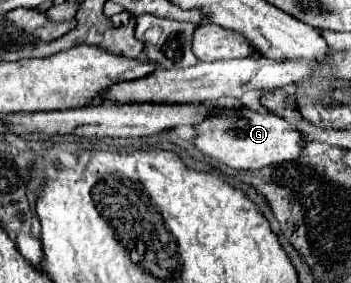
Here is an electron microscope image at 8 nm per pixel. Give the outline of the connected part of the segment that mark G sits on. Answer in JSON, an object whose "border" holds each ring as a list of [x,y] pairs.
{"border":[[[233,109],[225,111],[225,115],[209,117],[207,121],[197,125],[197,137],[193,139],[195,147],[217,161],[233,169],[261,169],[273,163],[295,161],[301,157],[305,147],[303,133],[289,125],[283,117],[273,113],[257,113],[251,109]]]}

